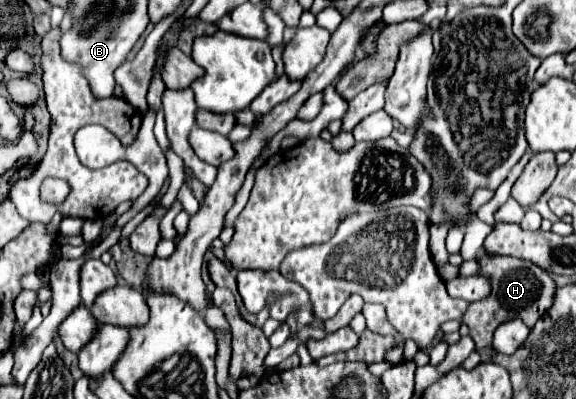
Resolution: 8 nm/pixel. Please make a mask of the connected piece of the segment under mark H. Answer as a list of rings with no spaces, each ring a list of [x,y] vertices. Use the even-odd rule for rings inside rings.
[[[479,257],[481,263],[481,273],[491,277],[493,283],[493,291],[487,299],[483,301],[475,301],[467,307],[465,315],[463,315],[463,323],[469,327],[471,337],[477,345],[479,351],[489,349],[491,347],[491,339],[493,339],[493,331],[499,323],[509,321],[513,317],[525,317],[527,327],[533,327],[535,321],[551,307],[553,301],[553,293],[555,293],[555,283],[549,277],[547,271],[543,271],[541,267],[537,267],[531,261],[525,259],[517,259],[517,257]]]

